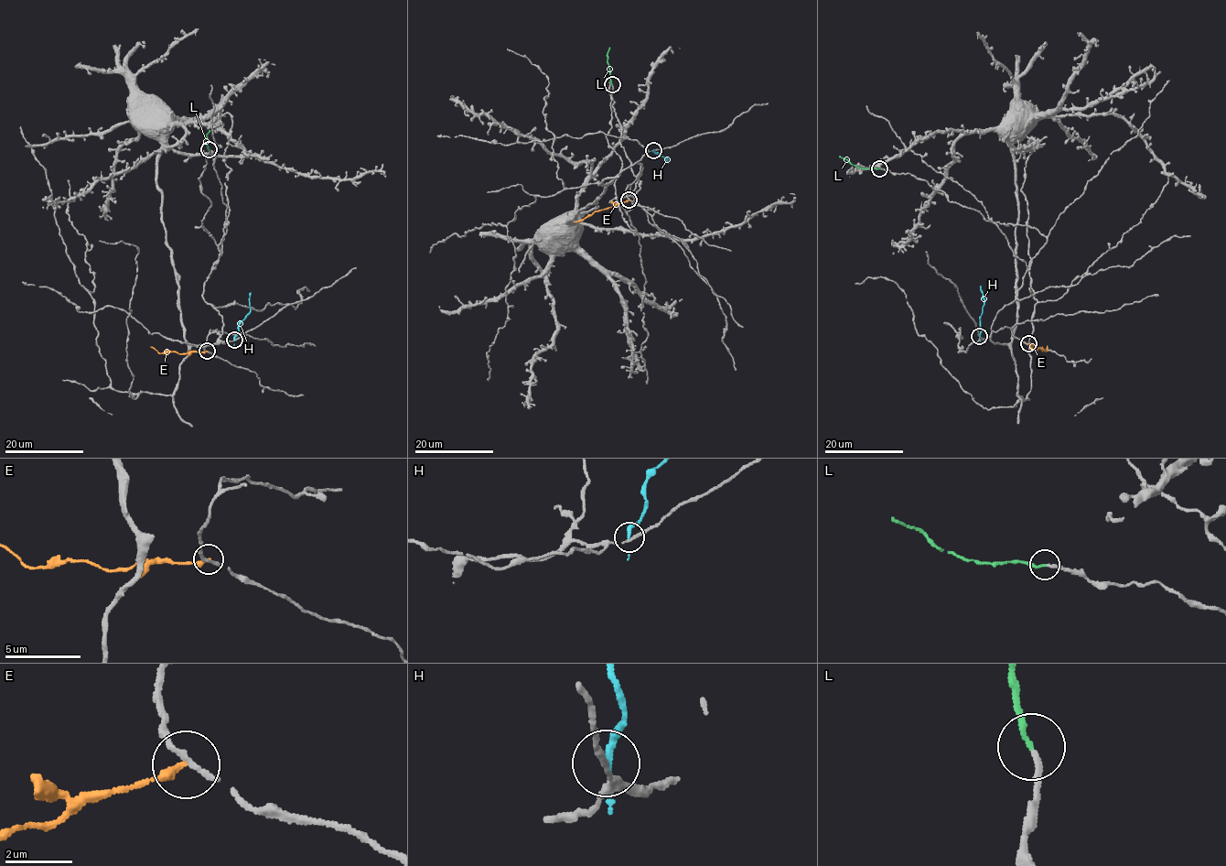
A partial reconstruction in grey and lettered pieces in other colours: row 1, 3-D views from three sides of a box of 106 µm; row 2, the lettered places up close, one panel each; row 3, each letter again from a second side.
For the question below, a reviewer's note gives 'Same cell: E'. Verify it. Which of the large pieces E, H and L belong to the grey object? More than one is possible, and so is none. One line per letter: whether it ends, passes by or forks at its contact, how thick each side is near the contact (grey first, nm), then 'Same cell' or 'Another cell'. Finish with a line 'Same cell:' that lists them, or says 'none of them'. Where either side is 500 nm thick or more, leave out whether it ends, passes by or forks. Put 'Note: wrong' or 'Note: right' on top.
Note: wrong
E: It ends there. Thickness 240 nm (grey) against 240 nm. Another cell
H: It passes by. Thickness 150 nm (grey) against 160 nm. Another cell
L: It ends there. Thickness 190 nm (grey) against 160 nm. Same cell
Same cell: L

